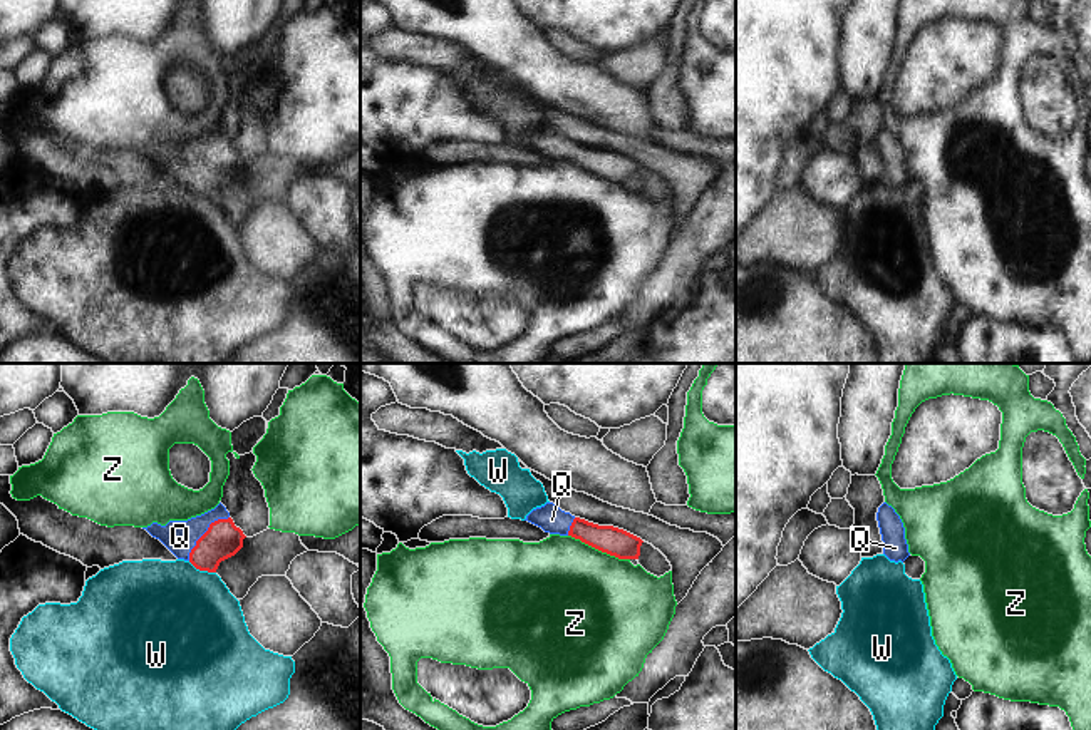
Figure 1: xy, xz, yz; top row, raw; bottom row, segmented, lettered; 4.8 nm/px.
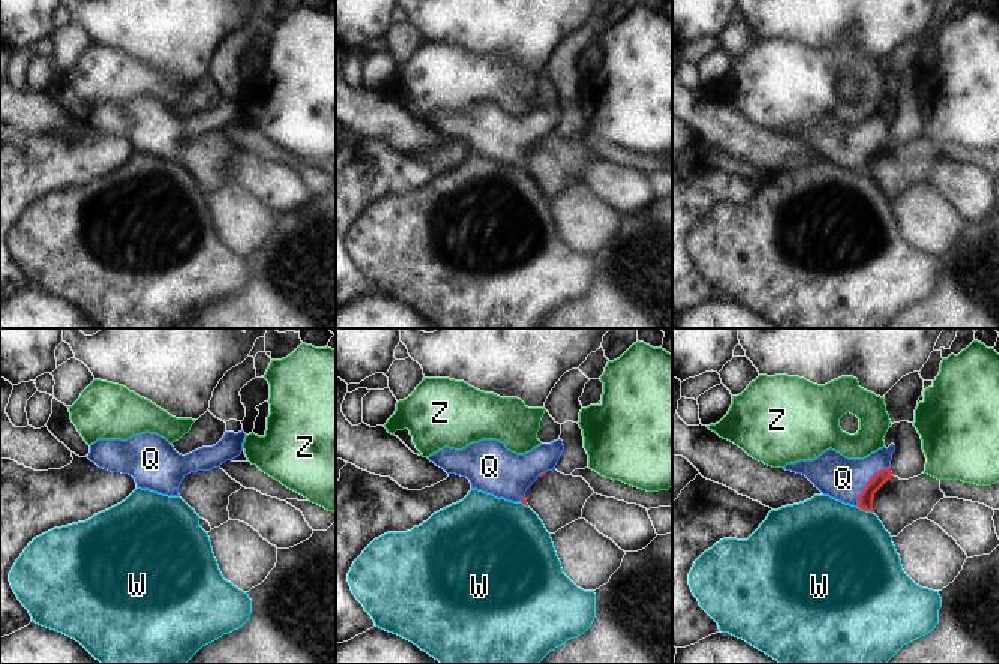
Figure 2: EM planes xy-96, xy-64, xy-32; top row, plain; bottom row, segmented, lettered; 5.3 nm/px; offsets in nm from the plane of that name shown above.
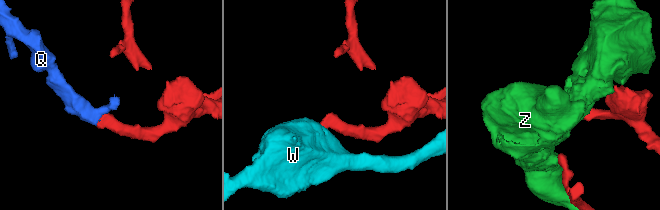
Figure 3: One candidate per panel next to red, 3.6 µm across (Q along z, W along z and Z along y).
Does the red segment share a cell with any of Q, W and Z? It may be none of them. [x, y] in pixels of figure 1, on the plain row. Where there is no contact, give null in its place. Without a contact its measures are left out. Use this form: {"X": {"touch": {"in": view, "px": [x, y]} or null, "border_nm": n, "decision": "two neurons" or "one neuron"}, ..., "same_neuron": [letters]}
{"Q": {"touch": {"in": "xy", "px": [205, 158]}, "border_nm": 300, "decision": "one neuron"}, "W": {"touch": {"in": "xy", "px": [201, 195]}, "border_nm": 150, "decision": "two neurons"}, "Z": {"touch": {"in": "xz", "px": [599, 174]}, "border_nm": 320, "decision": "two neurons"}, "same_neuron": ["Q"]}

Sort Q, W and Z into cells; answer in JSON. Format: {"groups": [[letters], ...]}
{"groups": [["Q"], ["W"], ["Z"]]}

